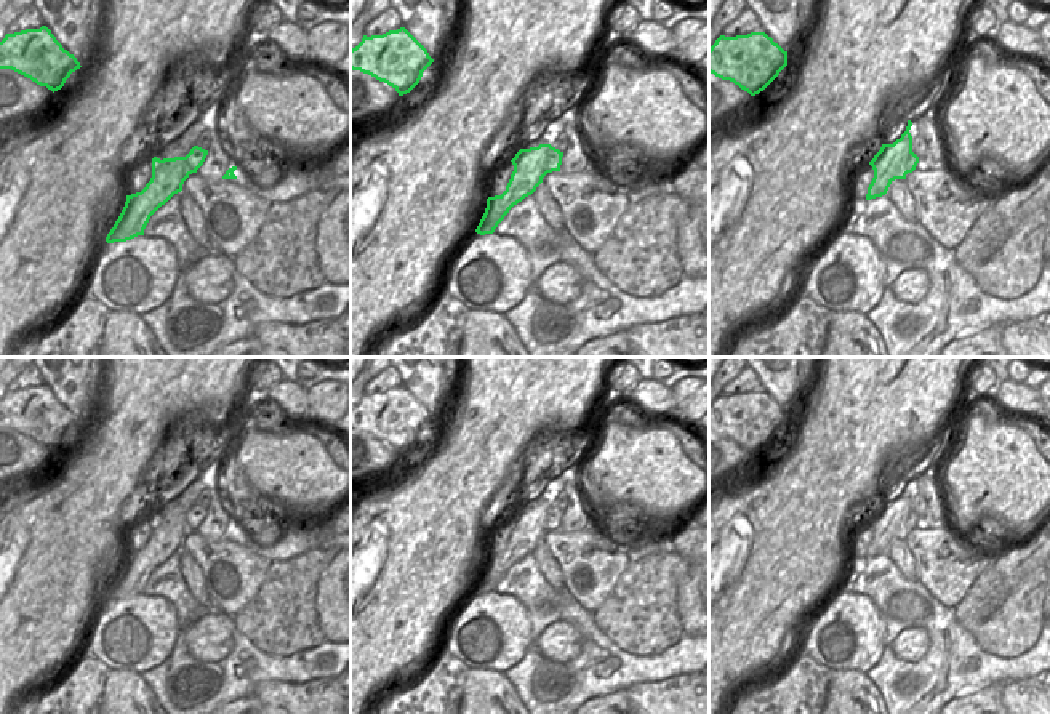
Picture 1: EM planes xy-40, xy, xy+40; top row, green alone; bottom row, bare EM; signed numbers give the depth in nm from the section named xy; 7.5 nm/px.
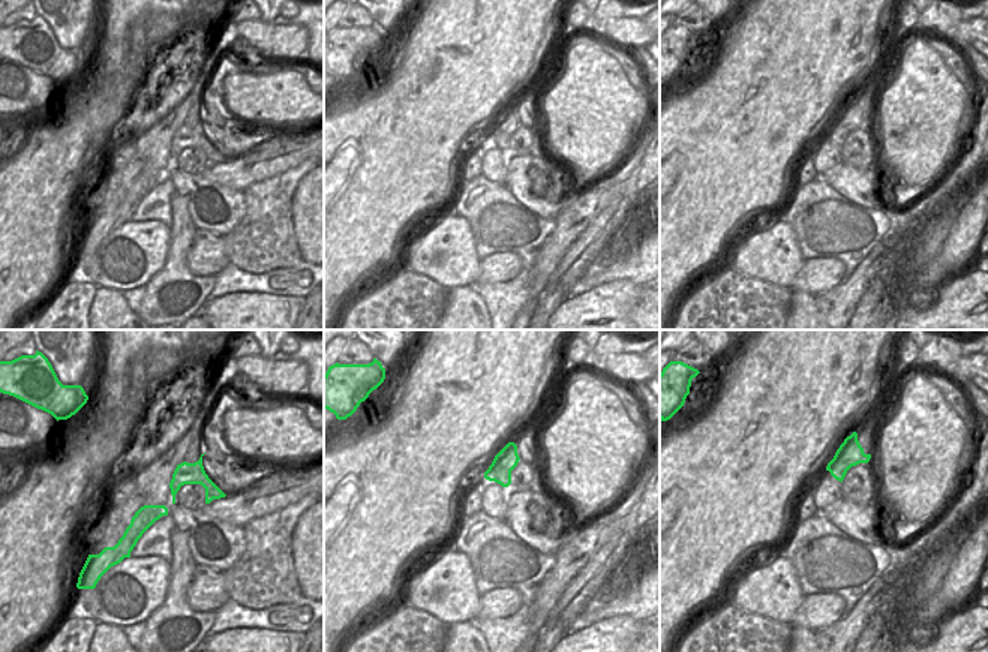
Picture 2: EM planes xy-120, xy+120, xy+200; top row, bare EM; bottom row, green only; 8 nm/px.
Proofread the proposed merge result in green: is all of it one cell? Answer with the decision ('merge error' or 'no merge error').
merge error

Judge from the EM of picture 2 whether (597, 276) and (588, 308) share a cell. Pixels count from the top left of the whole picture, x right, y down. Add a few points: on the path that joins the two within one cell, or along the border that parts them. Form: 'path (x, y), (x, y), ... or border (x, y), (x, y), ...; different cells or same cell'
border (628, 279), (603, 282), (570, 296); different cells

